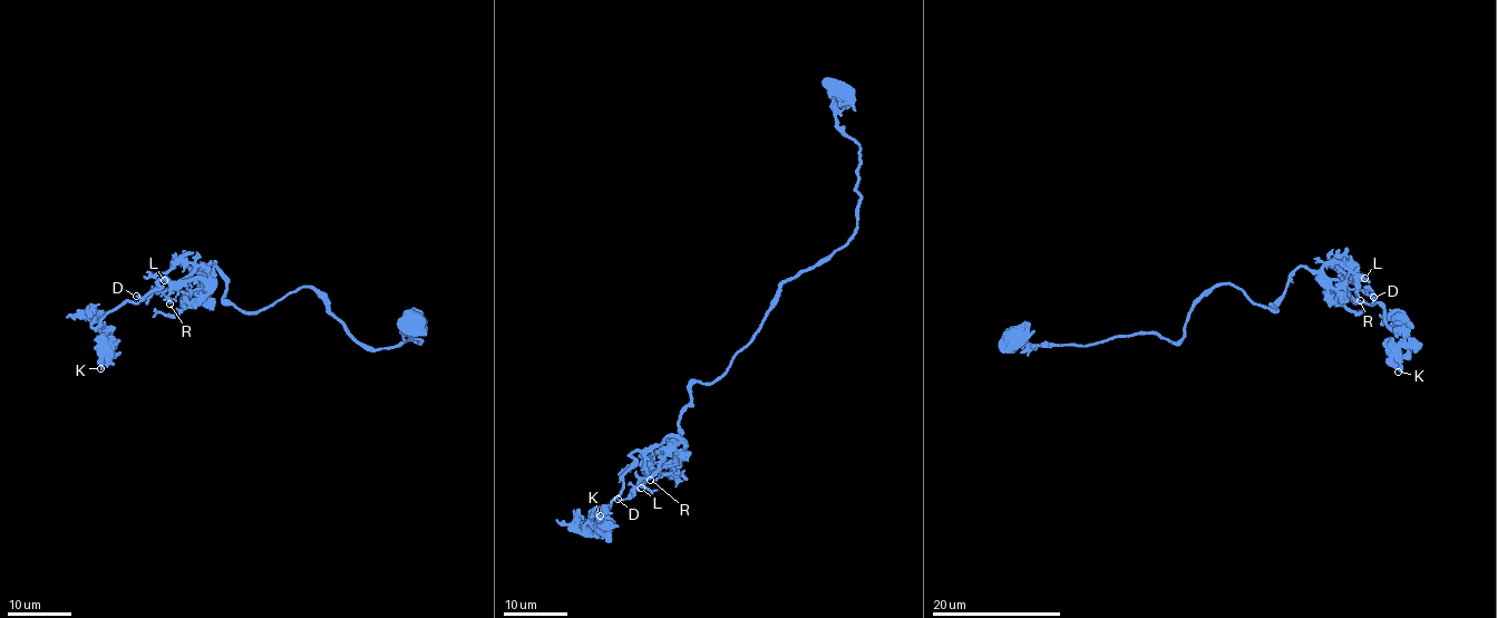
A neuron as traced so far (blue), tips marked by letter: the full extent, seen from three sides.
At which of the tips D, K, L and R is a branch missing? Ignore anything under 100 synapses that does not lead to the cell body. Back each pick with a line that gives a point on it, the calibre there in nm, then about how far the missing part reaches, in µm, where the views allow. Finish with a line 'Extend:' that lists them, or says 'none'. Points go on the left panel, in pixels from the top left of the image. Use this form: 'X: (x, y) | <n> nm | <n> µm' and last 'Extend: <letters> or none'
Extend: none

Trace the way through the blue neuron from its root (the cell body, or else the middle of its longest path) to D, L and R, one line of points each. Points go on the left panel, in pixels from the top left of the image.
D: (412, 325), (402, 334), (418, 344), (373, 349), (307, 287), (243, 311), (224, 302), (215, 267), (136, 296)
L: (412, 325), (402, 334), (418, 344), (373, 349), (310, 287), (243, 311), (224, 302), (215, 267), (164, 280)
R: (412, 325), (402, 334), (418, 344), (373, 349), (307, 287), (243, 311), (224, 302), (215, 267), (169, 303)

